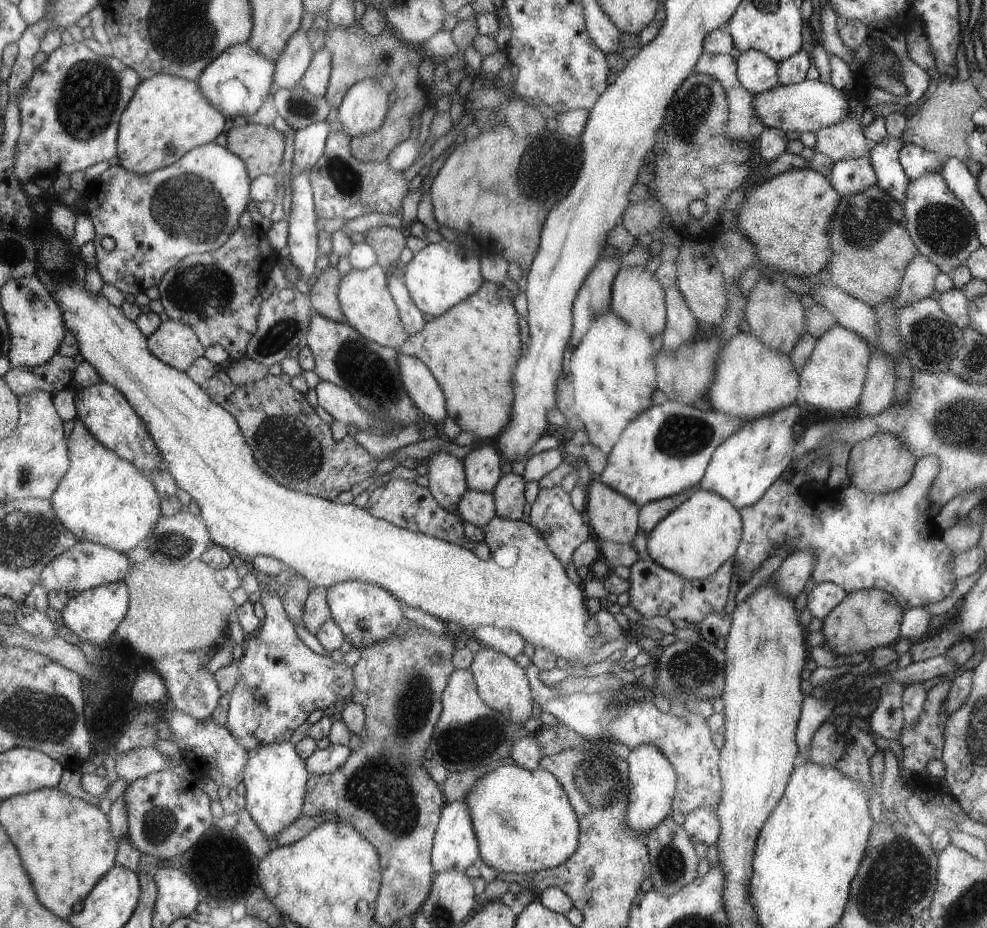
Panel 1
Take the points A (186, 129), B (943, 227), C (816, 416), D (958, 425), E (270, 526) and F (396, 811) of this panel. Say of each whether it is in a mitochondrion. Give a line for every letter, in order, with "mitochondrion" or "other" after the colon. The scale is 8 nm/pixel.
A: other
B: mitochondrion
C: other
D: mitochondrion
E: other
F: mitochondrion

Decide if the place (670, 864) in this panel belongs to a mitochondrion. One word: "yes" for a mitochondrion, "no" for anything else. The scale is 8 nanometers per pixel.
yes

